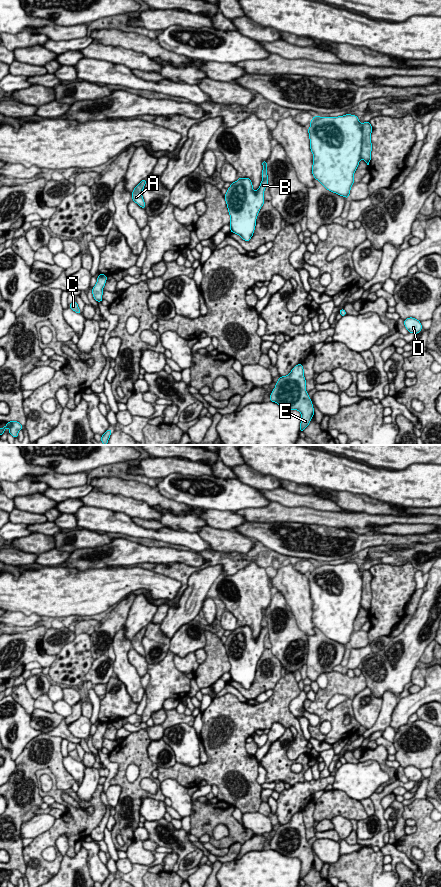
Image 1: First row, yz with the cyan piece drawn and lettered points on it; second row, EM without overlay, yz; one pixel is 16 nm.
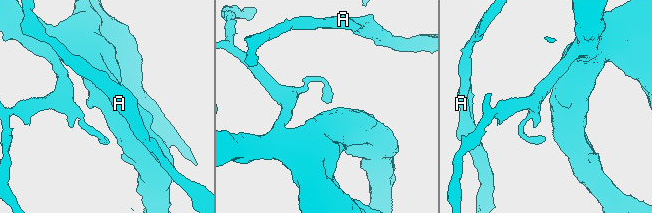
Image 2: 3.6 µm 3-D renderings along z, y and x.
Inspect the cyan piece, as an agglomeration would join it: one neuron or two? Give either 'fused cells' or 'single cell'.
fused cells

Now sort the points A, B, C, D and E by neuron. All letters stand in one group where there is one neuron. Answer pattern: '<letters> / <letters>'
A C / B D E

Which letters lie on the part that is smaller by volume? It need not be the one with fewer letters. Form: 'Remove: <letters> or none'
Remove: A, C

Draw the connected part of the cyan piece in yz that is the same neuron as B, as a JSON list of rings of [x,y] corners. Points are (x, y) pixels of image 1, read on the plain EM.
[[[267,609],[262,613],[262,629],[257,639],[249,626],[238,626],[224,644],[231,666],[230,679],[244,689],[250,689],[253,684],[258,660],[264,652],[264,639],[268,634]]]

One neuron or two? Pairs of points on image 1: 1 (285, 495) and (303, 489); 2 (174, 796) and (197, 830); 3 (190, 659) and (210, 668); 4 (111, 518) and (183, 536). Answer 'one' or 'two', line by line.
1: two
2: two
3: two
4: one

